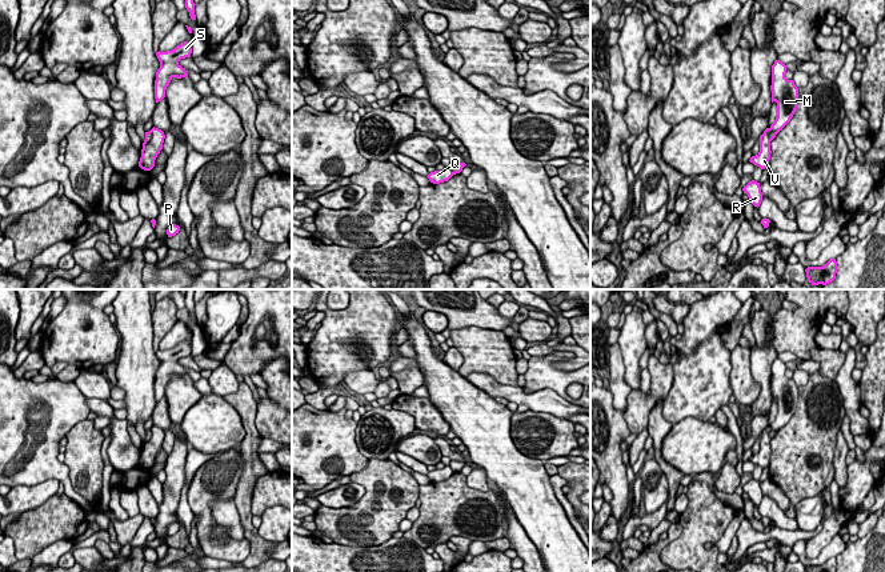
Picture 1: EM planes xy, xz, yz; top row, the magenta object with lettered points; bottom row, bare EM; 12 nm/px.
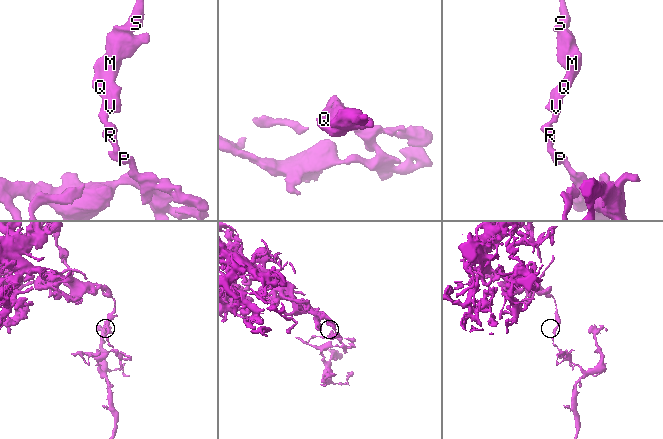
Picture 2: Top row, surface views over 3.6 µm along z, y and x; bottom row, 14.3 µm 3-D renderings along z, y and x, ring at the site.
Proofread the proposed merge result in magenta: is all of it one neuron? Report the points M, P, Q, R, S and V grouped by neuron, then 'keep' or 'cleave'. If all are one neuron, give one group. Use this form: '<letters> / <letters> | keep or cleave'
M Q S / P R V | cleave

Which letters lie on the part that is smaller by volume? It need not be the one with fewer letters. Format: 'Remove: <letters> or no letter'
Remove: P, R, V

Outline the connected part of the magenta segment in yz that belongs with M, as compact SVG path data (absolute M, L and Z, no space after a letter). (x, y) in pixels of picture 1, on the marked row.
M776 60L772 65L772 103L777 103L777 117L770 125L770 140L790 121L798 103L798 88L793 80L785 77L786 65Z

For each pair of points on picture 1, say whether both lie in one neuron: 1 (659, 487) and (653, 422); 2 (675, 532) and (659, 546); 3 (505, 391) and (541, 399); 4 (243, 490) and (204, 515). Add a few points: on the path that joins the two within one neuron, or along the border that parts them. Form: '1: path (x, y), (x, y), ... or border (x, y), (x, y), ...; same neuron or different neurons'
1: border (655, 458), (664, 474), (668, 491); different neurons
2: path (671, 536), (663, 543); same neuron
3: path (515, 394), (523, 399), (532, 399); same neuron
4: border (243, 464), (243, 472), (233, 498); different neurons

